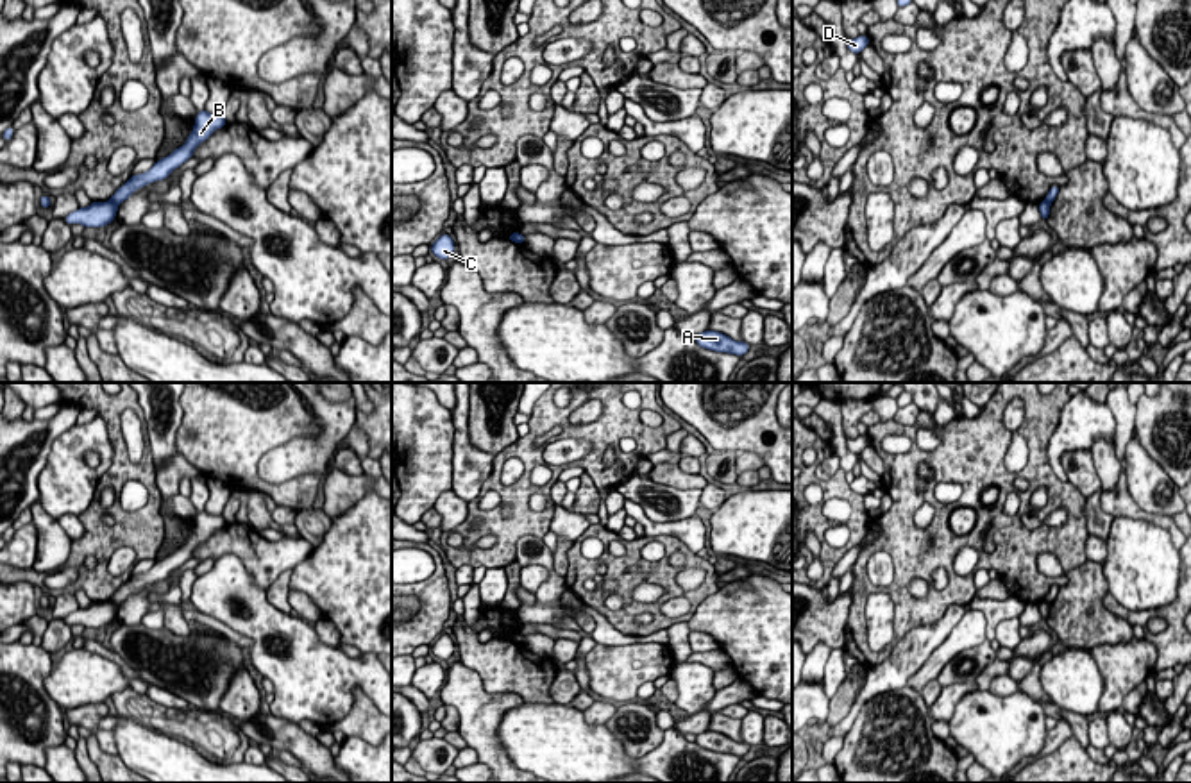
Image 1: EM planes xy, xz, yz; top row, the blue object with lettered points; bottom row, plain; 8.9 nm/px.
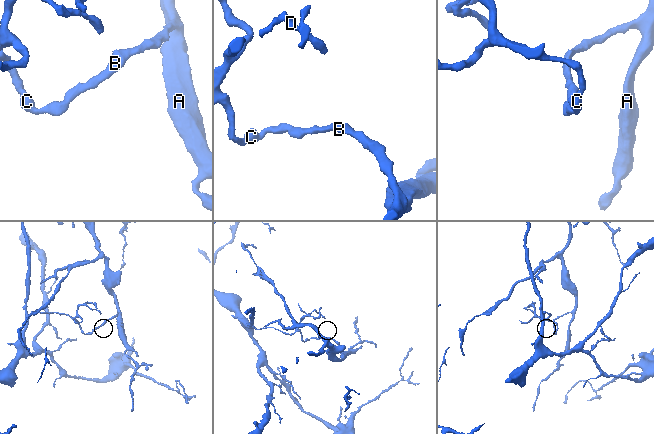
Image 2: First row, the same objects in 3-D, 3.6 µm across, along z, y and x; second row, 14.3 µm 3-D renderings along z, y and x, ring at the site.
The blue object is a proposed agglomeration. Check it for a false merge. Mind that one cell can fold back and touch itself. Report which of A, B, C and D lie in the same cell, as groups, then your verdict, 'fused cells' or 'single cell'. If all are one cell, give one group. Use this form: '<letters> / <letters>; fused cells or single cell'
A B / C D; fused cells

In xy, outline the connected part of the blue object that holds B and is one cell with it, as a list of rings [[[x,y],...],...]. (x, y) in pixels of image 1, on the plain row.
[[[206,509],[197,513],[195,526],[186,543],[175,549],[170,556],[154,563],[154,567],[139,576],[131,576],[129,581],[111,597],[114,604],[127,601],[136,590],[170,577],[182,563],[193,558],[193,551],[206,542],[216,529],[225,527],[224,515],[211,515]]]

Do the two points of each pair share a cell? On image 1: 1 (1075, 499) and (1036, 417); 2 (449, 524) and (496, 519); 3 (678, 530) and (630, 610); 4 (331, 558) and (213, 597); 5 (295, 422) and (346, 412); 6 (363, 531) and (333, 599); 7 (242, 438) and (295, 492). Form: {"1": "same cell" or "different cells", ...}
{"1": "same cell", "2": "different cells", "3": "different cells", "4": "different cells", "5": "different cells", "6": "same cell", "7": "same cell"}

